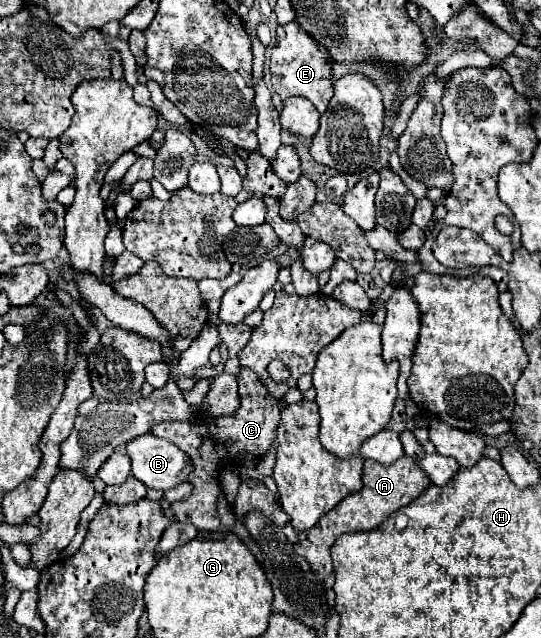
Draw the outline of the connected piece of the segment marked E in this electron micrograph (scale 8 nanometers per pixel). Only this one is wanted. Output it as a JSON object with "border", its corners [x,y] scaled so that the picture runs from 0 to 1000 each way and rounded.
{"border":[[[545,33],[516,39],[508,52],[508,71],[497,86],[501,133],[508,146],[527,158],[534,152],[571,155],[590,177],[604,174],[604,165],[616,152],[616,102],[601,74],[593,74],[567,49],[560,49]]]}

